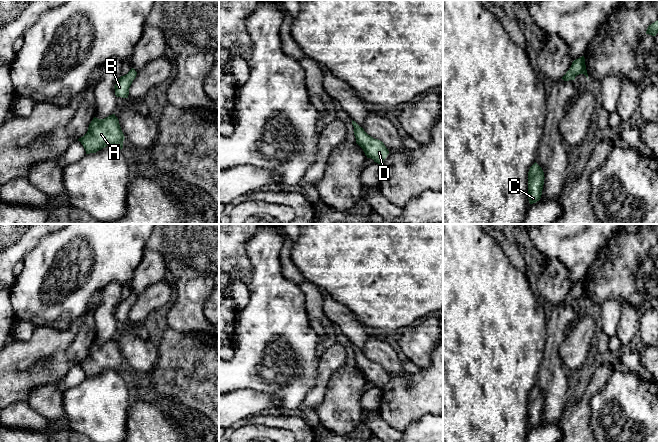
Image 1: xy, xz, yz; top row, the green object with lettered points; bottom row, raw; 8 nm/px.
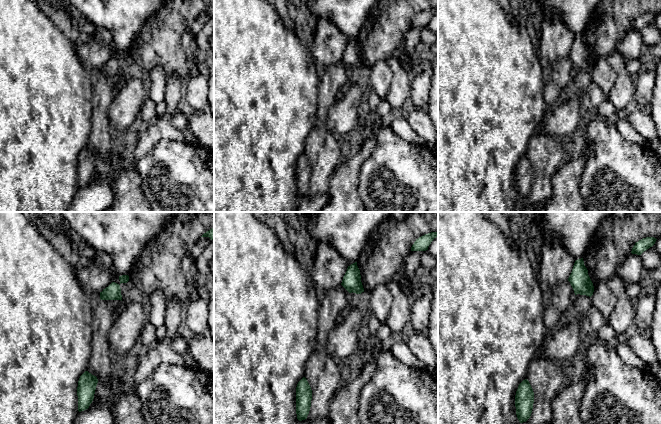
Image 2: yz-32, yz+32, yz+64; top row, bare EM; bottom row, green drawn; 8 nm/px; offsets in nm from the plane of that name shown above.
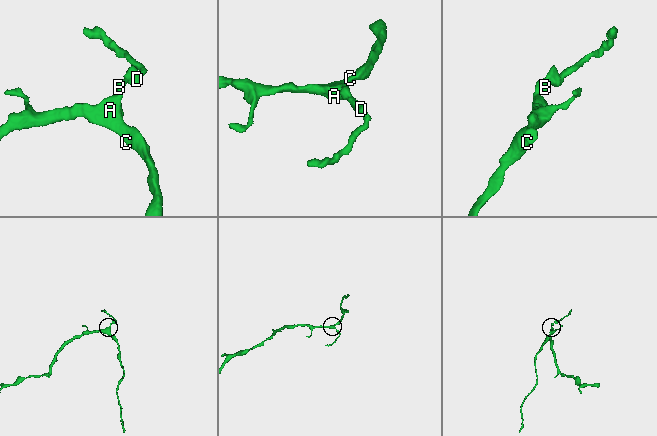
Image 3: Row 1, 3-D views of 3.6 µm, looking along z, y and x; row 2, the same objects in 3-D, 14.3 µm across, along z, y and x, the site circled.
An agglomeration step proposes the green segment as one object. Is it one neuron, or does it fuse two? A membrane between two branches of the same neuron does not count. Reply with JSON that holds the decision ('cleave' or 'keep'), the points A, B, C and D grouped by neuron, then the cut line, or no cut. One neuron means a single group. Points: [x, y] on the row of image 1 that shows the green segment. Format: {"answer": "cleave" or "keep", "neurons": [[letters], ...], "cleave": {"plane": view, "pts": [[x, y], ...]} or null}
{"answer": "keep", "neurons": [["A", "B", "C", "D"]], "cleave": null}

